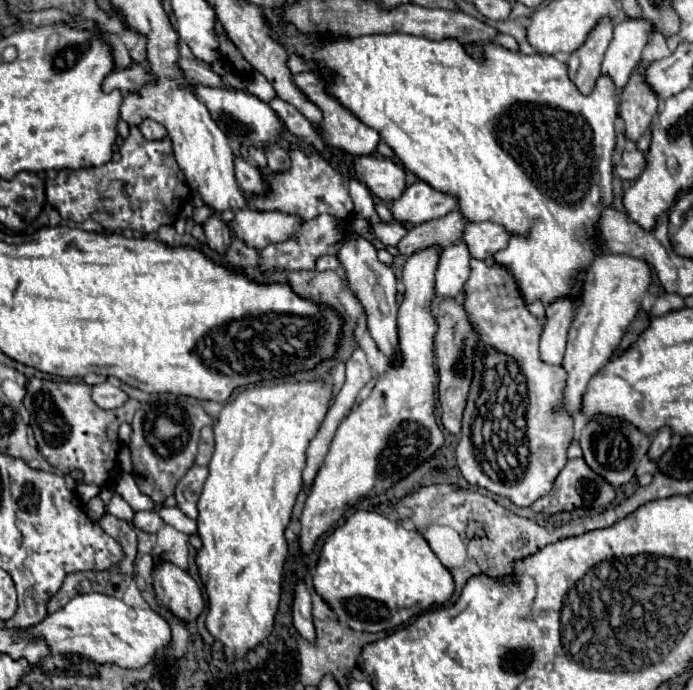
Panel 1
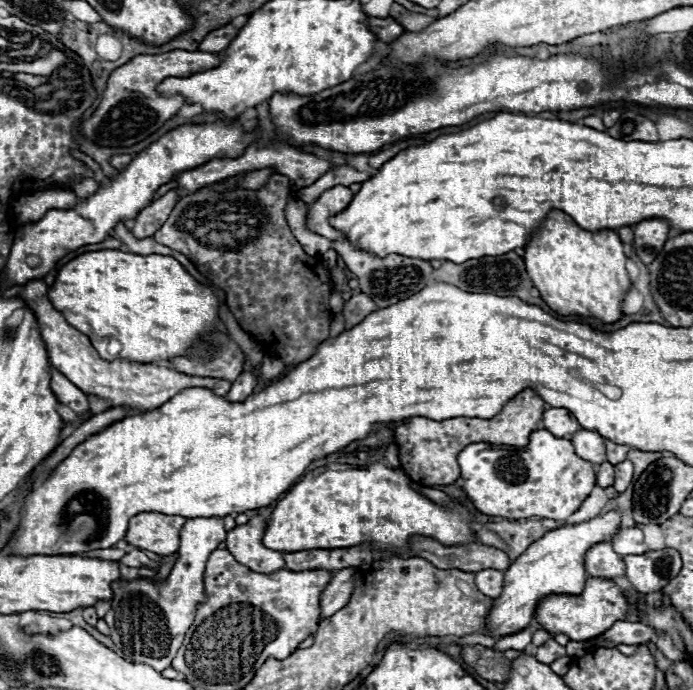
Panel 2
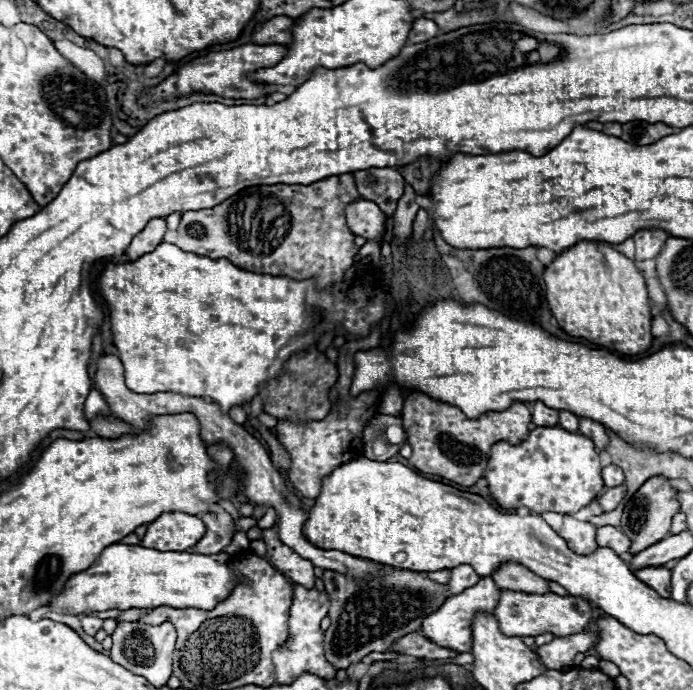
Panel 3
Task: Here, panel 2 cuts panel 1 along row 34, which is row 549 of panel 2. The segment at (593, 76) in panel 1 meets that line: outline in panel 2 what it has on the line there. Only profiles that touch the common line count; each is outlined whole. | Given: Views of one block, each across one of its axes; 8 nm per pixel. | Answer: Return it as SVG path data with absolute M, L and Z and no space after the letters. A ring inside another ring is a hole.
M610 542L594 544L584 556L584 564L586 564L586 572L596 578L624 576L624 568L626 568L622 558L612 550Z

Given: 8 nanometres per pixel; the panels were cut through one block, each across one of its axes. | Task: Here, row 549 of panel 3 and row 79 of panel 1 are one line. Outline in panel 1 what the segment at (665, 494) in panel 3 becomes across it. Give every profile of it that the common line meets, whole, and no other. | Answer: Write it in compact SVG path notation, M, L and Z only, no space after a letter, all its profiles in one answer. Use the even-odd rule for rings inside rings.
M634 70L626 90L620 96L622 118L626 122L626 138L636 142L652 124L658 112L658 94L648 86L642 70Z

